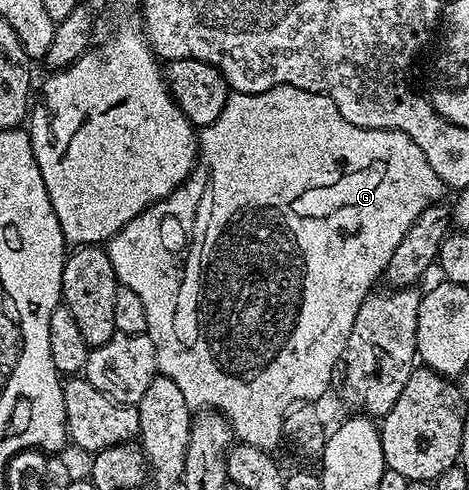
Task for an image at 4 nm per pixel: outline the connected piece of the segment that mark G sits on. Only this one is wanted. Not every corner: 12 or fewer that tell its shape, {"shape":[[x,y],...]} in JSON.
{"shape":[[231,93],[109,239],[191,411],[273,451],[404,232],[399,130]]}

